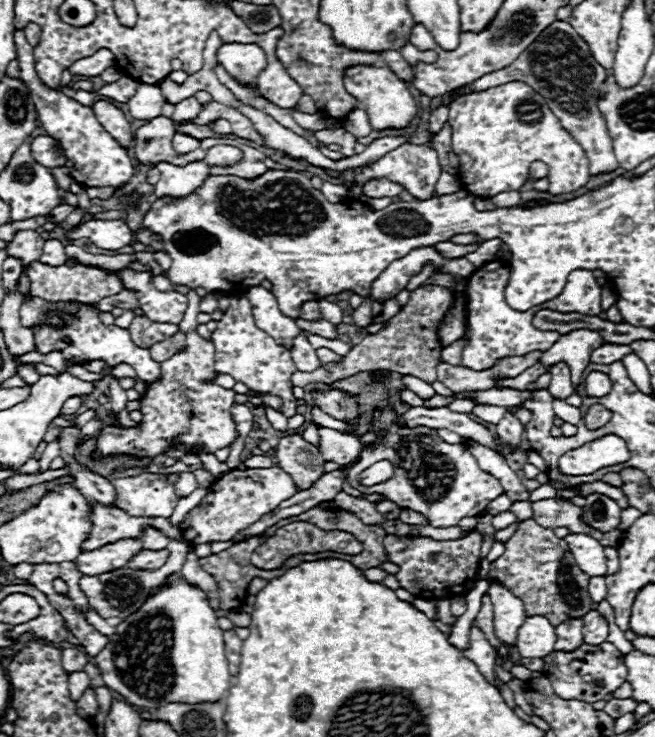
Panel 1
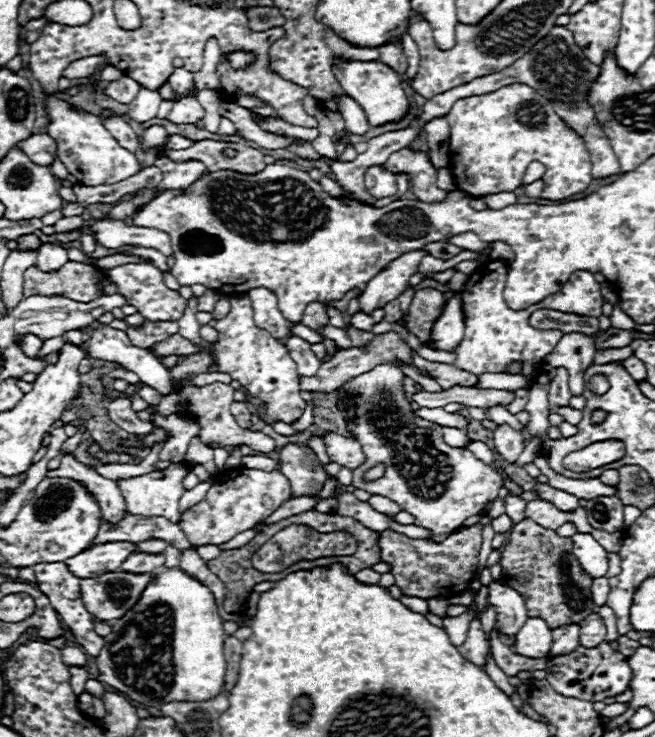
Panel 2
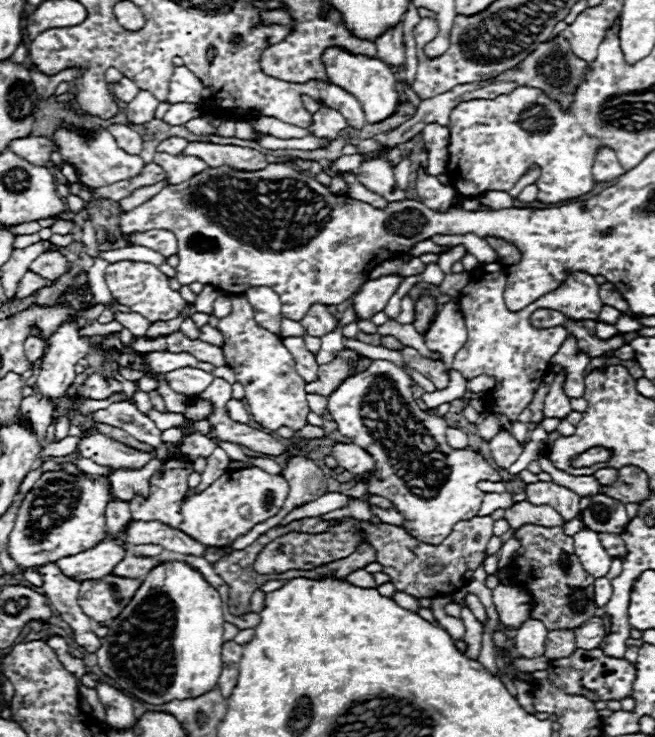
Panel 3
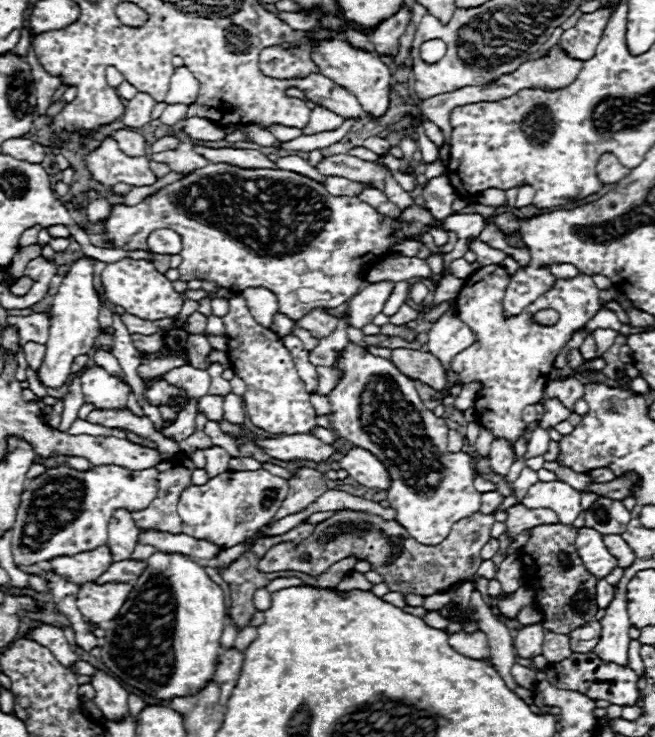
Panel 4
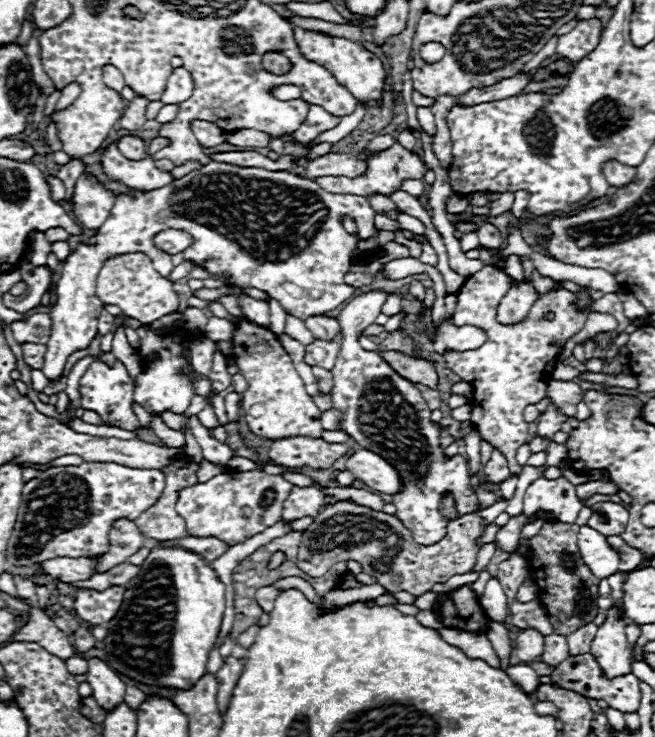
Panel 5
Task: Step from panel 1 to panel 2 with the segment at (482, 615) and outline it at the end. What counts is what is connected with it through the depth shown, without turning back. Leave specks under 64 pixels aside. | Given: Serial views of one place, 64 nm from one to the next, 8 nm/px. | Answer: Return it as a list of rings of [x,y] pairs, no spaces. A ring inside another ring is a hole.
[[[496,632],[492,634],[492,652],[494,652],[496,664],[504,670],[506,676],[516,676],[518,672],[546,670],[546,658],[524,658],[524,656],[514,654],[512,648],[502,644]]]

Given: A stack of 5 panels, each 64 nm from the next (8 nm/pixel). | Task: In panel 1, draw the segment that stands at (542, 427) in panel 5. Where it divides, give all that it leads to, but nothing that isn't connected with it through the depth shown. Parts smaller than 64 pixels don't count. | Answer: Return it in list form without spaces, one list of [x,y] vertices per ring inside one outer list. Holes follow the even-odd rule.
[[[556,364],[556,366],[550,366],[550,372],[552,372],[552,380],[550,380],[550,394],[558,400],[566,400],[568,396],[574,394],[572,390],[572,382],[570,382],[570,368],[566,364]]]

